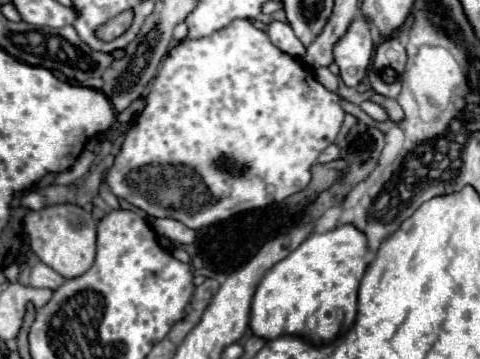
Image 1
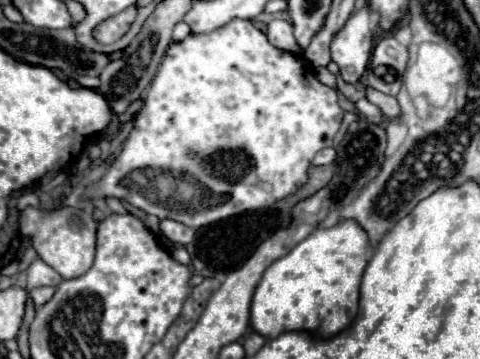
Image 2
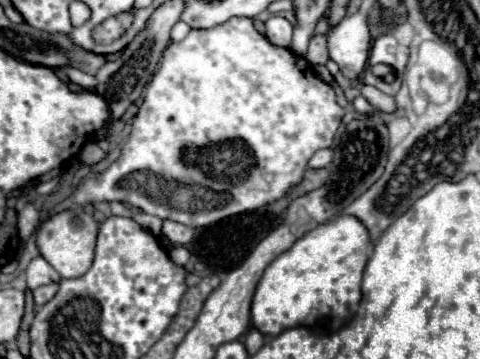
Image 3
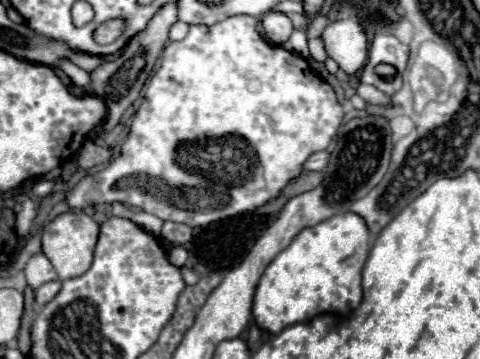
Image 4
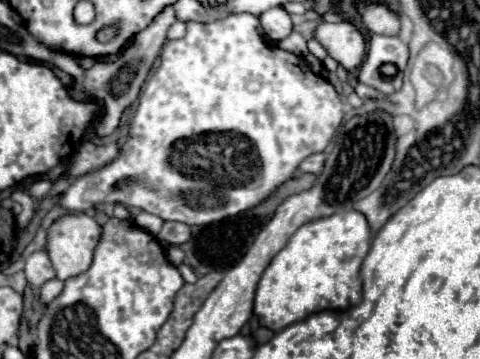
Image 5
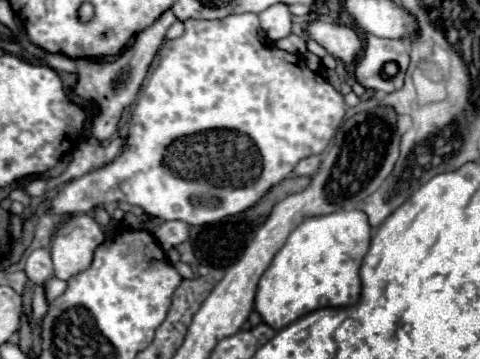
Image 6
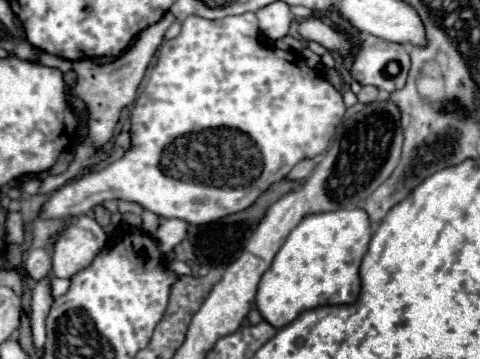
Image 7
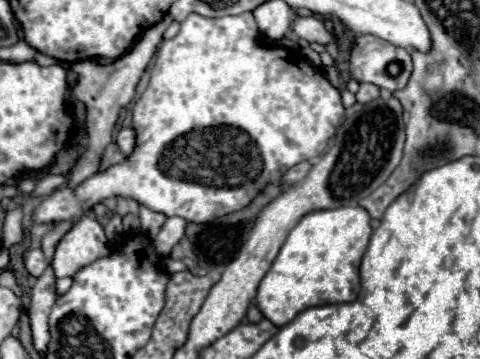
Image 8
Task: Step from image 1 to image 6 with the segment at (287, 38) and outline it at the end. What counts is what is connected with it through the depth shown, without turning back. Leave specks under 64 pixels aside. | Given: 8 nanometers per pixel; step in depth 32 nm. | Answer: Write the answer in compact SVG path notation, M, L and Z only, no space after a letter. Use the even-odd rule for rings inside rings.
M274 4L272 8L266 8L258 14L260 28L270 40L280 40L290 34L292 28L292 14L286 4Z

